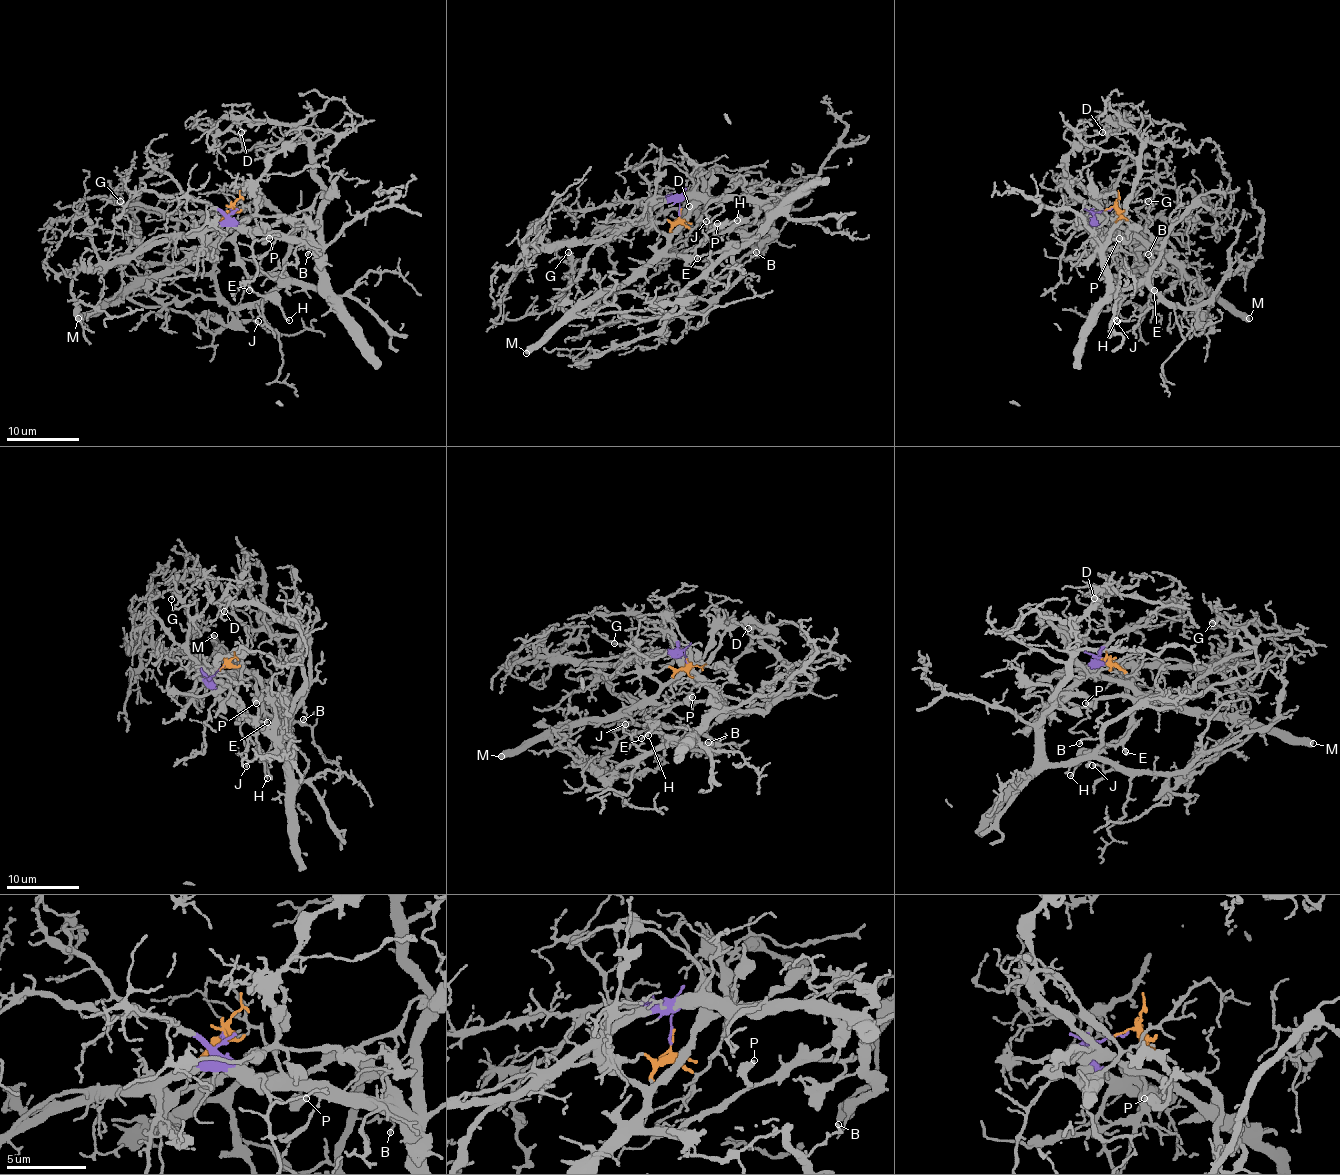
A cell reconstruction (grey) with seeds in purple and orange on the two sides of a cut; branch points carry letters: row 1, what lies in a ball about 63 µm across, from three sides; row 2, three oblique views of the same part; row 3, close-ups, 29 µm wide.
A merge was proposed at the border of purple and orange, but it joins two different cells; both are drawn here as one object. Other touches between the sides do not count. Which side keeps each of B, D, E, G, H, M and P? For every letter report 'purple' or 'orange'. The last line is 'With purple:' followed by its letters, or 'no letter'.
B: purple
D: purple
E: orange
G: purple
H: orange
M: orange
P: orange
With purple: B, D, G

